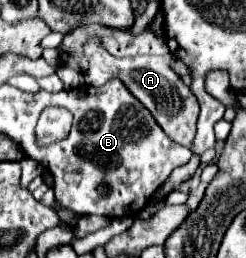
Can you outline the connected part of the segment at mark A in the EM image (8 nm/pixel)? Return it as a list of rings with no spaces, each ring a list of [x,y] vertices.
[[[98,40],[88,42],[84,46],[84,54],[90,56],[90,68],[84,74],[86,84],[102,86],[110,78],[120,78],[126,84],[126,88],[150,110],[150,114],[154,116],[158,126],[162,126],[162,130],[168,134],[168,138],[190,148],[194,134],[196,134],[196,120],[198,120],[200,106],[198,106],[198,100],[194,98],[194,94],[190,92],[190,88],[180,80],[180,76],[176,72],[172,72],[170,54],[114,58],[98,44]]]

